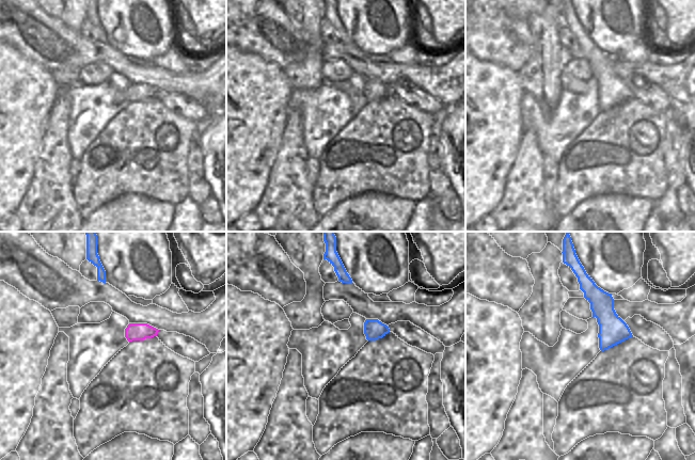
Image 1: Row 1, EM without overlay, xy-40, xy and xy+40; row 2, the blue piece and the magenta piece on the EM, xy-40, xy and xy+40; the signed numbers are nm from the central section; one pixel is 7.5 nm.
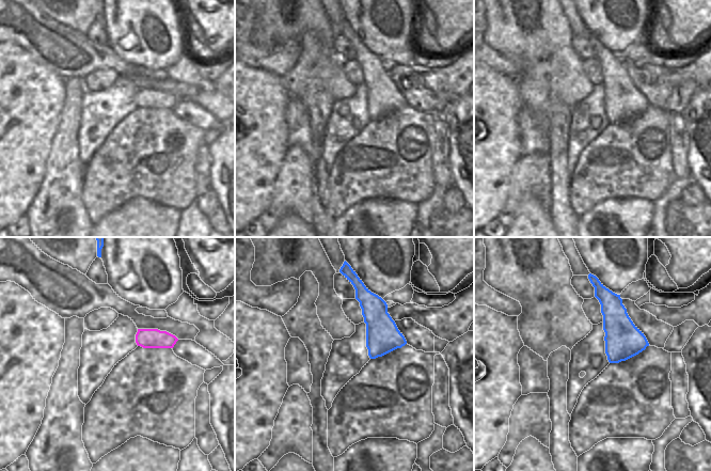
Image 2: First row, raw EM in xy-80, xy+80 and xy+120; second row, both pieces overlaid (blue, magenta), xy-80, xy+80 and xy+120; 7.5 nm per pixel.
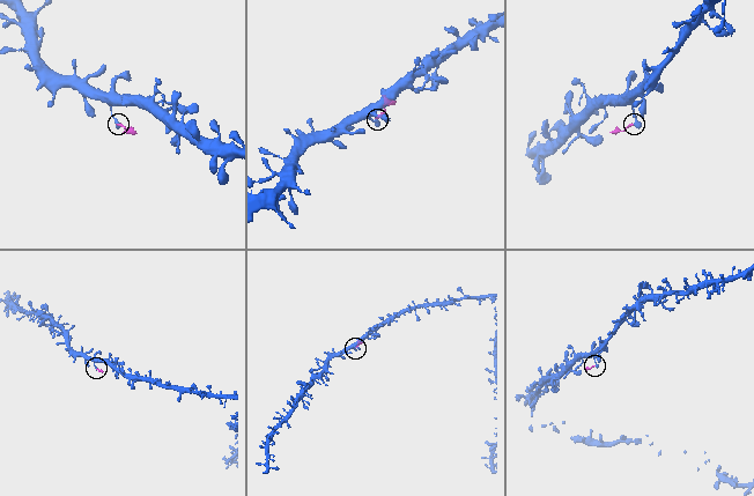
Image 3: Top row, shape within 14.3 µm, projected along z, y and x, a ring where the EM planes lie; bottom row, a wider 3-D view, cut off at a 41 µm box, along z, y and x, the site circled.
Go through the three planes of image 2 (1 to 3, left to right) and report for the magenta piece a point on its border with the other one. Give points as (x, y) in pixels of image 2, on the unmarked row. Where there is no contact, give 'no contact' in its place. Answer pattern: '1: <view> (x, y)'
1: no contact
2: no contact
3: no contact

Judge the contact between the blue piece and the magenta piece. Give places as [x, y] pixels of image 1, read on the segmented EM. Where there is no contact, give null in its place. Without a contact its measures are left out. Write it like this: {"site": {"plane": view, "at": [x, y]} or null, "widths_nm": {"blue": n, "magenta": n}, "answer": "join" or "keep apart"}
{"site": null, "answer": "keep apart"}

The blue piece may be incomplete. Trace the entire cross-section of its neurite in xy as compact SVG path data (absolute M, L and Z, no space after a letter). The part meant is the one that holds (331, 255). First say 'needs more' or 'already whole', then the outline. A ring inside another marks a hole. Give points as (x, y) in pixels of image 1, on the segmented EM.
already whole; M322 232L323 241L326 243L326 252L323 259L327 259L333 267L334 271L342 283L352 283L351 277L347 273L337 252L336 252L336 237L334 232Z

